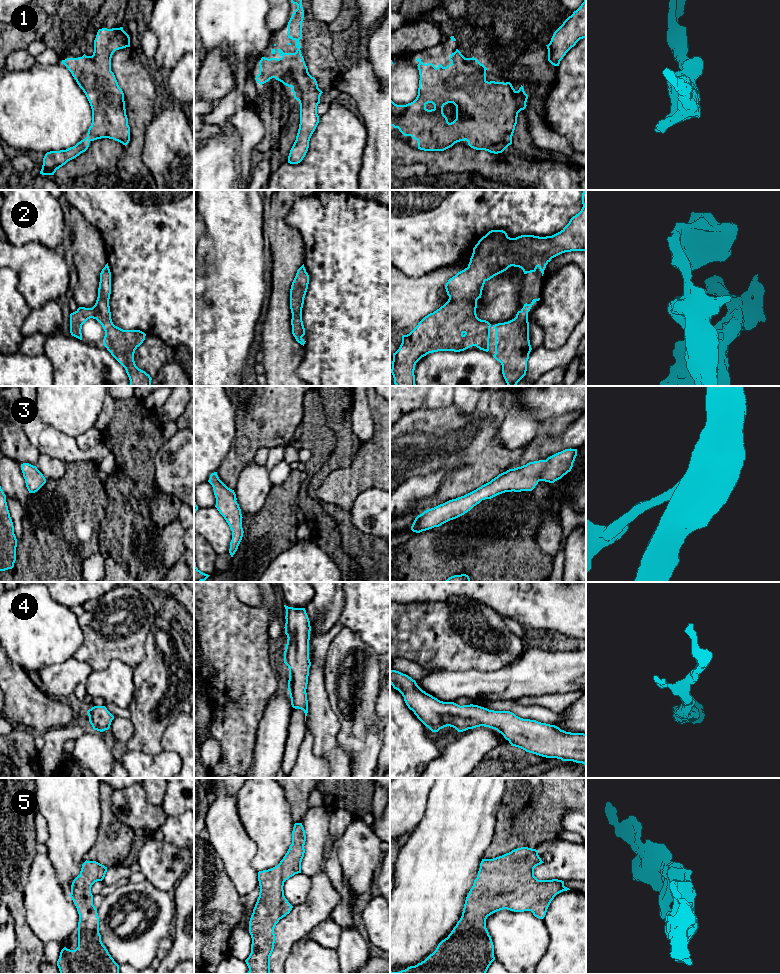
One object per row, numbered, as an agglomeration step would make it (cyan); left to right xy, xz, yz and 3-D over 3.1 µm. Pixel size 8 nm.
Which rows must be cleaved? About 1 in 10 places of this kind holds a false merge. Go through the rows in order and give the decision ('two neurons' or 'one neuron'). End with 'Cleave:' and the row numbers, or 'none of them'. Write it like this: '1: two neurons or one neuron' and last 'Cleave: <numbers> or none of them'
1: one neuron
2: one neuron
3: one neuron
4: one neuron
5: one neuron
Cleave: none of them

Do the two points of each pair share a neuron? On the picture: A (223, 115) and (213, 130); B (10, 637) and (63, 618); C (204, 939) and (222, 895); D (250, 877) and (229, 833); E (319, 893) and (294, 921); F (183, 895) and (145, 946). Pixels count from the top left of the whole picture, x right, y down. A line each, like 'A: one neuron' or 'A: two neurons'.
A: two neurons
B: one neuron
C: one neuron
D: one neuron
E: one neuron
F: two neurons

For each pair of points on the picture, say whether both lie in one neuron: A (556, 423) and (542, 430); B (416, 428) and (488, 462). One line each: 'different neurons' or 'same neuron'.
A: same neuron
B: same neuron

